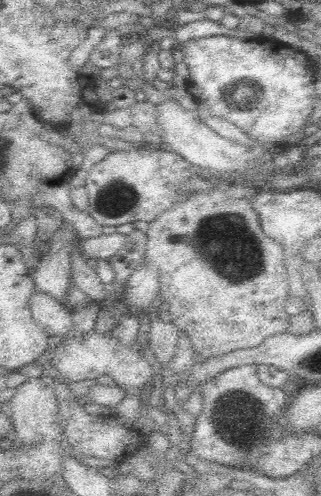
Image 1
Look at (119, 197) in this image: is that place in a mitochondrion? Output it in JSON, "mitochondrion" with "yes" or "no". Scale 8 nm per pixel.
{"mitochondrion":"yes"}

